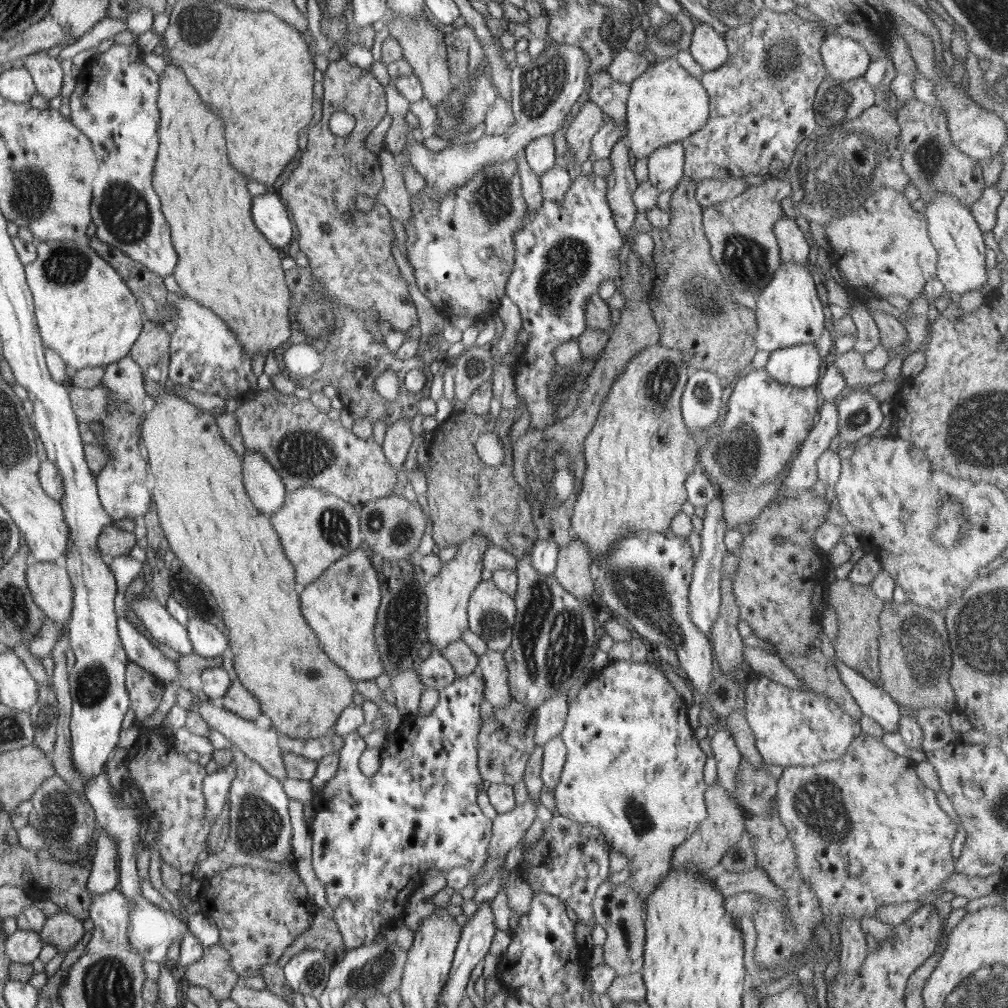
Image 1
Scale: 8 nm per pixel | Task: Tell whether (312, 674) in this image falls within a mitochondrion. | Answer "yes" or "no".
no

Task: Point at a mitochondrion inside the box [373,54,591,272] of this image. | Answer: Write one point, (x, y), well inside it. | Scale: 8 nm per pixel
(493, 198)

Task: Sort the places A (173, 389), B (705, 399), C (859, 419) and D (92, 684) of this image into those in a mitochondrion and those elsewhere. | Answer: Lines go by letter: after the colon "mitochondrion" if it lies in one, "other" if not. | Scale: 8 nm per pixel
A: other
B: mitochondrion
C: mitochondrion
D: mitochondrion

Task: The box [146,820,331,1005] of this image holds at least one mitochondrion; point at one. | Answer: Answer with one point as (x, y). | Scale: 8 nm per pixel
(314, 974)

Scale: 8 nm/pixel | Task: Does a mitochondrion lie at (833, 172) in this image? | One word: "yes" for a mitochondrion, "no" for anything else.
yes

